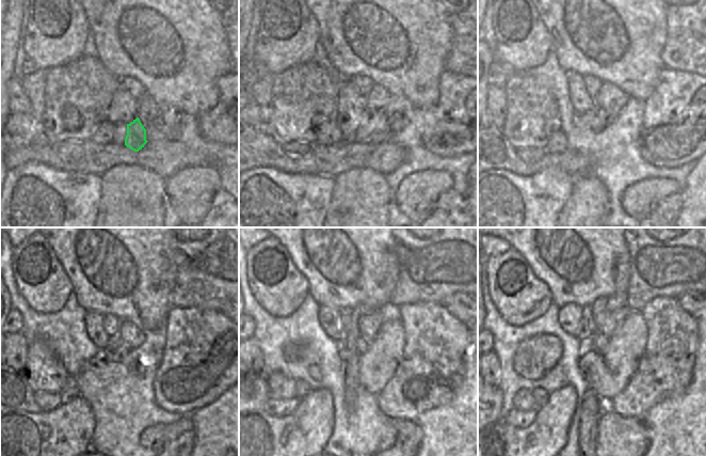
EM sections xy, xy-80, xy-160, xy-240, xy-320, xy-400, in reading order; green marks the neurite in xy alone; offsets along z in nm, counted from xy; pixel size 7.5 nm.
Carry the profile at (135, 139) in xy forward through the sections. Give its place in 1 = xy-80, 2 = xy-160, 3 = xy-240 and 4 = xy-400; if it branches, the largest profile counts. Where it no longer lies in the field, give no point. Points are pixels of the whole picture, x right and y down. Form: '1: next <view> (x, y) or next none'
1: next xy-80 (355, 125)
2: next xy-160 (596, 119)
3: next xy-240 (117, 349)
4: next xy-400 (598, 342)

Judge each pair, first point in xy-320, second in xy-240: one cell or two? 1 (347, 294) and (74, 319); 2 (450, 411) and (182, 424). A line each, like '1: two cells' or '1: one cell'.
1: two cells
2: two cells

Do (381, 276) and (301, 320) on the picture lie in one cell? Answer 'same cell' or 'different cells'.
different cells

